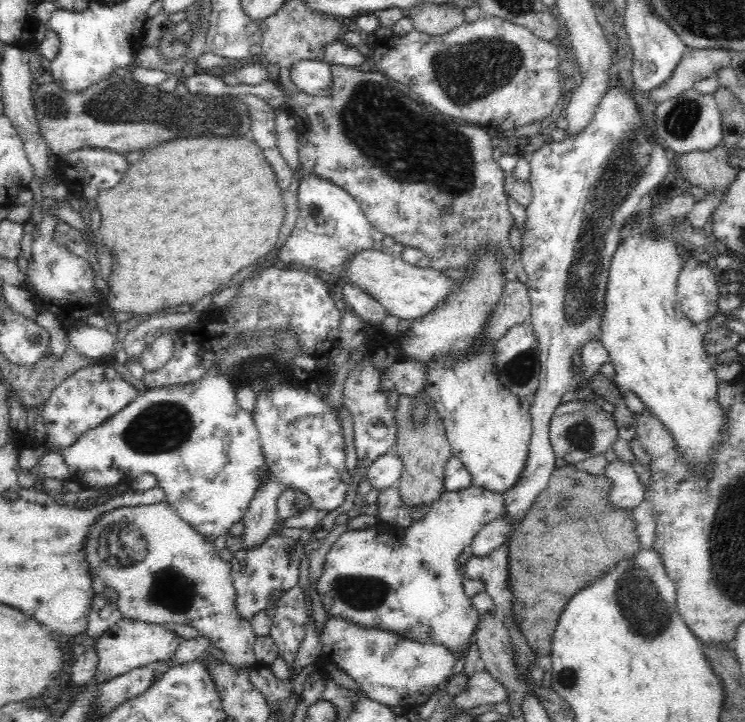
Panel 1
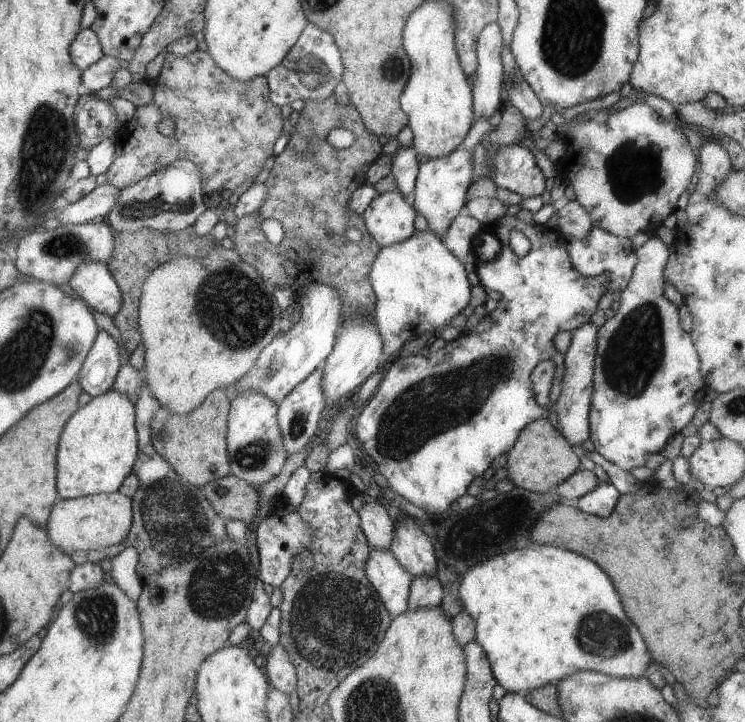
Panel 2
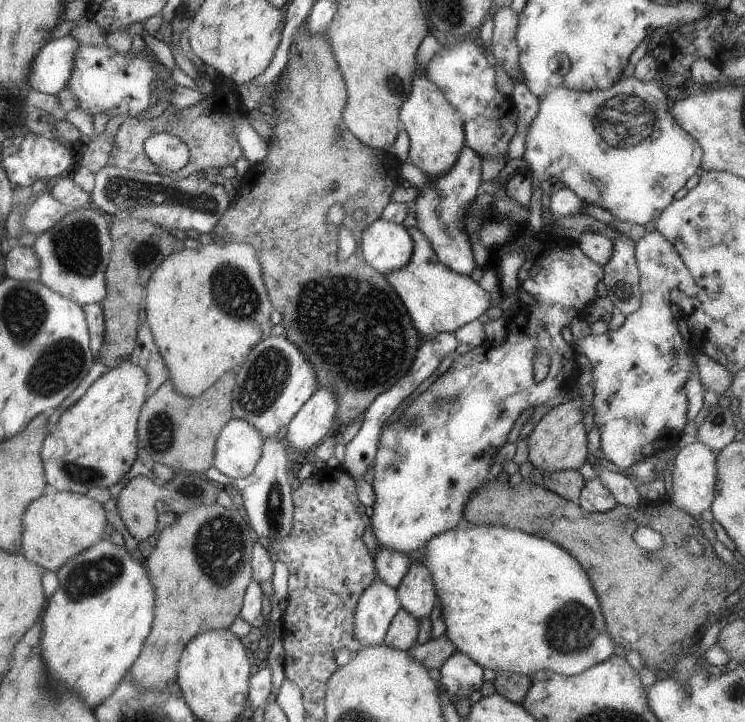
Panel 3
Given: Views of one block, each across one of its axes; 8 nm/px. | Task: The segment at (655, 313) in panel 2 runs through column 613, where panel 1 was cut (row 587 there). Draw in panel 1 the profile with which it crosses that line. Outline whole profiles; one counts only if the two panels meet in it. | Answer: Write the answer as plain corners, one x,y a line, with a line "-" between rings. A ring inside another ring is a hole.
471,484
468,488
462,489
461,491
448,492
444,490
442,494
438,496
438,500
434,500
434,502
430,504
429,512
420,520
412,520
412,525
408,529
396,527
395,525
390,526
390,524
384,521
379,521
377,526
370,529
348,529
347,532
344,532
344,534
336,540
329,552
327,552
322,574
317,578
316,591
320,595
326,613
334,617
350,619
350,621
358,623
358,625
362,625
362,627
386,629
386,631
398,633
398,635
402,635
402,637
410,637
410,639
414,639
418,642
444,645
452,651
452,655
454,655
456,659
460,655
466,656
468,645
474,640
473,634
477,627
479,612
474,608
471,600
464,593
464,585
462,584
464,576
459,572
458,562
463,561
462,551
466,546
472,544
476,534
478,534
484,526
488,525
491,520
500,517
502,514
503,495
490,492
490,490
484,488
475,487

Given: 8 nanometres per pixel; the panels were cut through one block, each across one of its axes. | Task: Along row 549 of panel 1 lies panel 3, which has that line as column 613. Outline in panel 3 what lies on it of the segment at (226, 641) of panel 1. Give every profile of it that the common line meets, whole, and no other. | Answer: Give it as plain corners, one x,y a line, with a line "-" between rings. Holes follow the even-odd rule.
633,75
629,78
622,77
606,90
577,91
568,90
568,88
548,88
540,96
539,106
538,114
532,120
528,136
526,136
526,150
523,158
524,162
528,164
528,170
532,171
536,178
558,178
564,184
564,187
572,189
580,197
580,200
608,210
618,220
625,220
626,222
632,222
632,224
642,224
642,226
649,222
656,222
663,210
666,210
672,204
674,194
686,184
688,178
696,174
696,171
701,166
703,150
700,144
696,142
696,139
692,138
686,130
680,128
678,122
670,114
666,89
659,80
654,79
652,82
642,82
642,80
638,80

